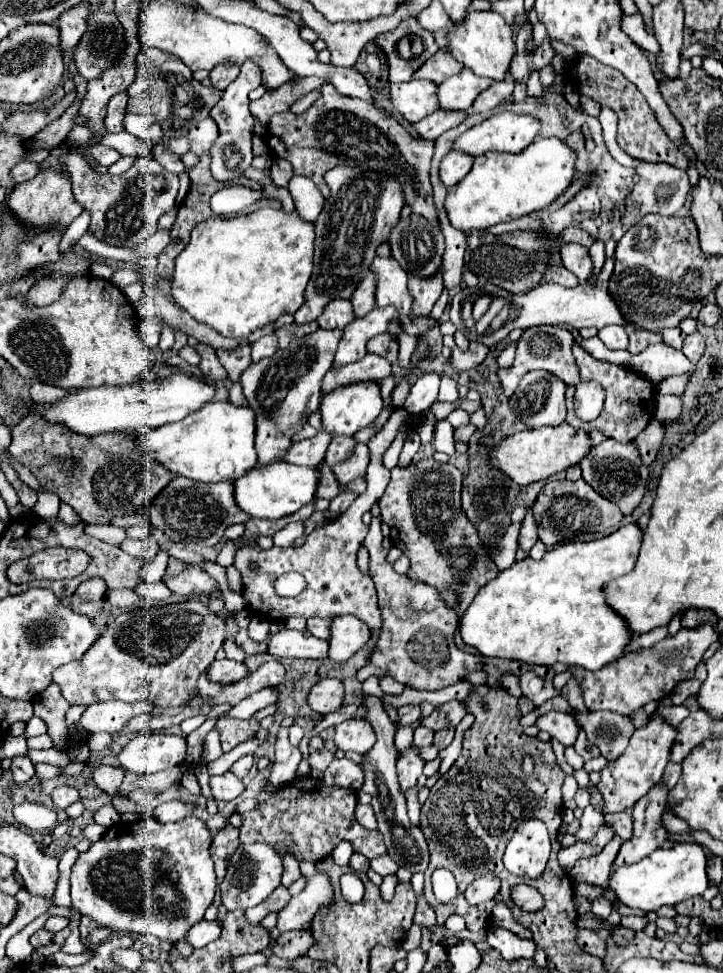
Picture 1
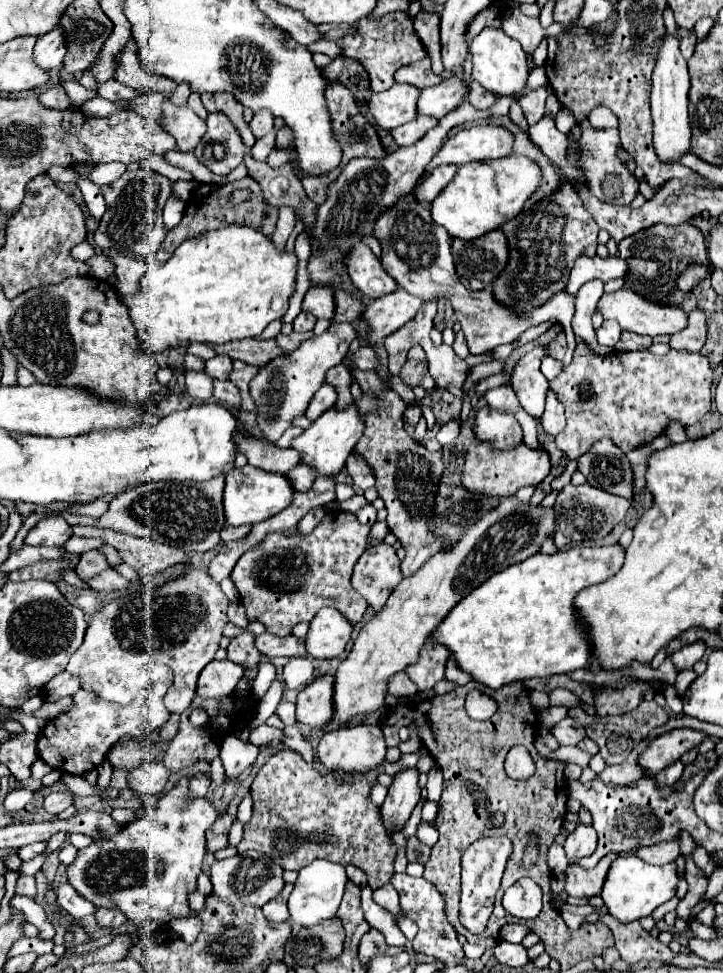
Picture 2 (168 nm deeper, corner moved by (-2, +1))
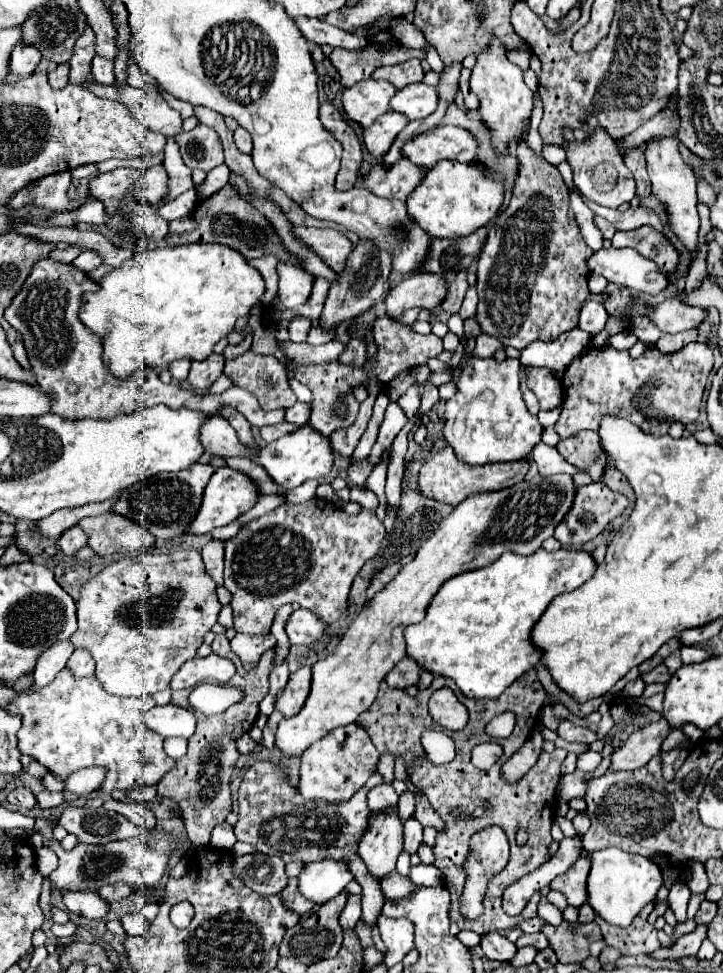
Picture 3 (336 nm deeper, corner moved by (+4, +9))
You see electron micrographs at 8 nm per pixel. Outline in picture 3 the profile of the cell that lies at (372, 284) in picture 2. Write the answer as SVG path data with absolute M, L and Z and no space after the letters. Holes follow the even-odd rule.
M295 226L295 234L301 236L301 242L311 246L321 258L325 258L325 262L329 262L333 270L337 272L345 270L347 256L353 252L353 242L345 234L329 228L305 226Z

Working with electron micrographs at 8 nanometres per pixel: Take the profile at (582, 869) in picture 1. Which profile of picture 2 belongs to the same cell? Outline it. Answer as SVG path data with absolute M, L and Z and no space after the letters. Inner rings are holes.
M607 854L591 870L585 870L581 866L569 866L565 870L565 878L567 878L565 892L569 896L577 896L577 898L591 898L591 896L601 894L607 870L615 858L617 858L617 854Z

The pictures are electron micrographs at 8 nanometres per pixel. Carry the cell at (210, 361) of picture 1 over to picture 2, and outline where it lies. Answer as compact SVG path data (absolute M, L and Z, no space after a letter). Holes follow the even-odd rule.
M213 380L215 384L215 400L223 402L223 406L227 406L229 410L241 412L241 402L239 402L239 390L235 388L235 384L231 384L229 380Z

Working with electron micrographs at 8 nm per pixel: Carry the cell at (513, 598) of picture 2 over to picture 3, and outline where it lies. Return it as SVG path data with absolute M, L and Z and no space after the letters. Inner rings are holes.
M541 548L531 556L505 552L493 566L473 570L473 574L461 574L461 578L451 578L451 582L441 586L437 598L429 604L425 620L405 628L407 656L433 674L453 678L467 698L499 698L507 686L541 662L543 652L533 644L531 632L549 602L557 594L579 588L595 574L595 570L597 564L585 550L559 548L547 552Z

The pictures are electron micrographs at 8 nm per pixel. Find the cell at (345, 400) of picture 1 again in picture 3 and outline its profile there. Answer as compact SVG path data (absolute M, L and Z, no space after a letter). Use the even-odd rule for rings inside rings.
M303 424L295 432L285 434L283 438L263 446L259 464L271 474L271 478L281 486L281 490L291 490L309 478L317 480L325 478L333 470L333 460L335 460L335 450L331 446L329 436L323 436L311 424Z

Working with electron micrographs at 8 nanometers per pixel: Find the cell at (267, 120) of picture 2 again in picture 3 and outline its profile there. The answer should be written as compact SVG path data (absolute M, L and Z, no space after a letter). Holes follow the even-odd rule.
M241 126L235 130L235 144L237 144L237 148L241 152L251 152L253 150L253 138L251 138L251 134L245 128L241 128Z

